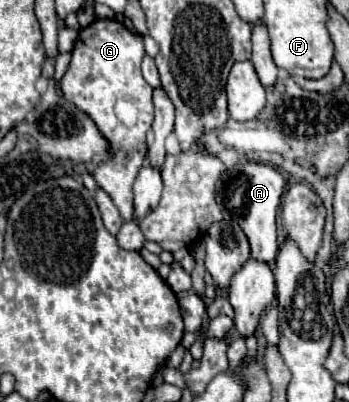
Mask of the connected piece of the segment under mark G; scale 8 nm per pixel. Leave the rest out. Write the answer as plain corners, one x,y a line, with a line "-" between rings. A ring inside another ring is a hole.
100,18
78,32
78,40
72,50
72,62
60,80
64,98
88,112
88,116
96,120
100,132
114,146
110,160
94,170
94,178
98,186
112,198
124,222
134,218
132,184
146,158
142,152
138,152
138,148
146,146
146,132
154,120
152,86
142,78
140,72
142,56
144,42
140,34
128,32
124,24
116,20

